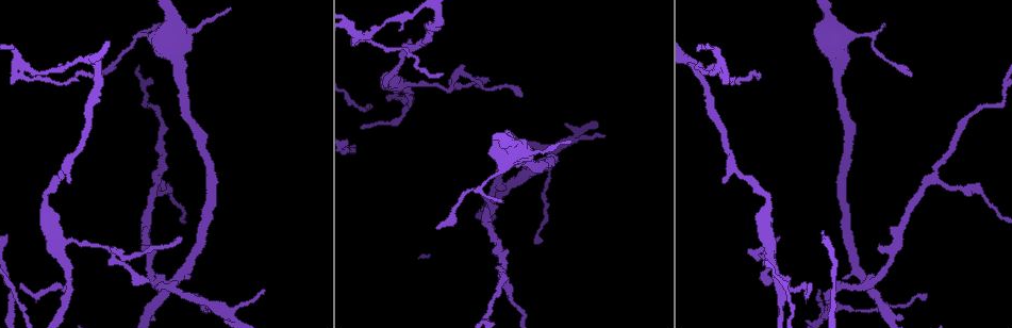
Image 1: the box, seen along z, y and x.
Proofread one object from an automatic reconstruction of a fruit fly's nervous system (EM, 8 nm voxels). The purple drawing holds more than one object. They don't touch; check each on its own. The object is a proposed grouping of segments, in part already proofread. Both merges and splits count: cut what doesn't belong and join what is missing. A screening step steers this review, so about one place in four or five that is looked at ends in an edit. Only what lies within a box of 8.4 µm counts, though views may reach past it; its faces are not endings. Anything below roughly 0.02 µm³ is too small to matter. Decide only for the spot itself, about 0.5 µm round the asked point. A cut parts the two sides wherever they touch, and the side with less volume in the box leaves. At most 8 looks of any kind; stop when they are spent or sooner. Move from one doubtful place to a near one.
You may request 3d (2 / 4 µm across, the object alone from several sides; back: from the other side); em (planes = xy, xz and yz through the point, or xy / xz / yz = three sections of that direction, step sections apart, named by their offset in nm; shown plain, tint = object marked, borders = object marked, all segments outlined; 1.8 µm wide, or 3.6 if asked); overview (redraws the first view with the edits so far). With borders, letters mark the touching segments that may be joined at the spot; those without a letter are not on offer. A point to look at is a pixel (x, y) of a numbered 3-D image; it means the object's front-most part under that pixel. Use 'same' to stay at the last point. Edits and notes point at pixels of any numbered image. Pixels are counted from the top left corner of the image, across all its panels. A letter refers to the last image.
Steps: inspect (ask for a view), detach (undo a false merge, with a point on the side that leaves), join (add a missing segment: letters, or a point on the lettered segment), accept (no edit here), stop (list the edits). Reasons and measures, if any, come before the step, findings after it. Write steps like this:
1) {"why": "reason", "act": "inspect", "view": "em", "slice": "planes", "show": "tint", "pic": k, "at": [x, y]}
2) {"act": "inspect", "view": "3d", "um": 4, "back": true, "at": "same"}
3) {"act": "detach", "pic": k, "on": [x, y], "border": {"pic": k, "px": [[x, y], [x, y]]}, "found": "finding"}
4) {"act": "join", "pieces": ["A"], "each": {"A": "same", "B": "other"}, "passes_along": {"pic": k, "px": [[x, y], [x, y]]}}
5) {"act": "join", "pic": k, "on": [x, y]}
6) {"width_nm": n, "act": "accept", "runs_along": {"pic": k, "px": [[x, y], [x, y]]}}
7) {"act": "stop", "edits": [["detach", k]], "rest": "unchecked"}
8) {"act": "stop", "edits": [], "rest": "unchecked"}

{"why": "abrupt turn", "act": "inspect", "view": "3d", "um": 4, "pic": 1, "at": [27, 69]}

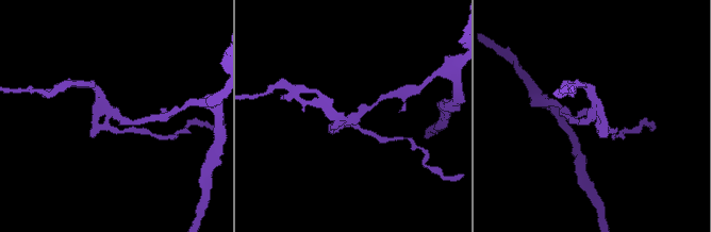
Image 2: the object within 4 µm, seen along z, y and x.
{"act": "inspect", "view": "em", "slice": "planes", "show": "borders", "pic": 2, "at": [590, 119]}

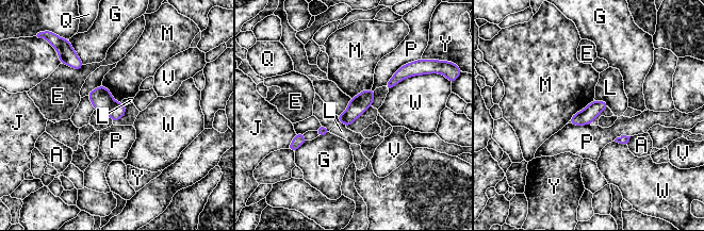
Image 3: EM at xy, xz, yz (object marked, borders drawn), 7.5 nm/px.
{"width_nm": 120, "act": "detach", "pic": 3, "on": [101, 98], "each": {"A": "other", "E": "other", "G": "other", "J": "other", "L": "other", "M": "other", "P": "other", "Q": "other", "V": "other", "W": "other", "Y": "other"}, "border": {"pic": 3, "px": [[114, 101], [105, 111]]}, "found": "two neurons meet here"}

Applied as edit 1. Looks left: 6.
{"act": "inspect", "view": "overview"}

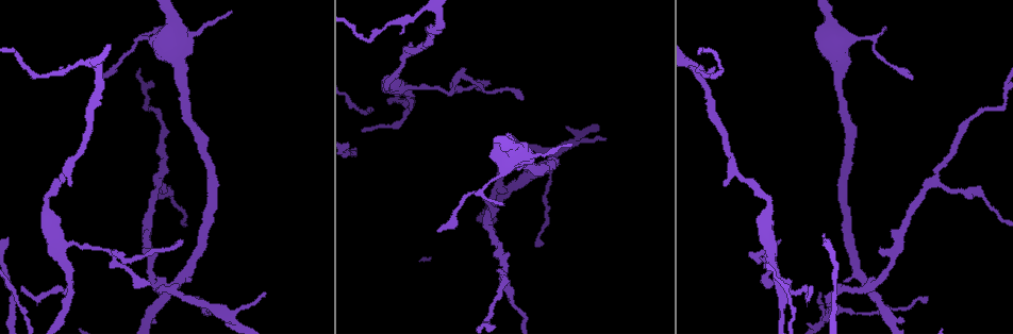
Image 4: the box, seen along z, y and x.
{"why": "looks like a crossing", "act": "inspect", "view": "em", "slice": "yz", "step": 8, "show": "plain", "pic": 4, "at": [868, 286]}

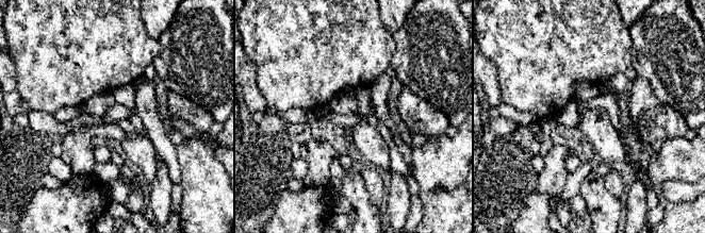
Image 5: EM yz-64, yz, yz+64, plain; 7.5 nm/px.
{"act": "inspect", "view": "em", "slice": "yz", "step": 8, "show": "borders", "at": "same"}

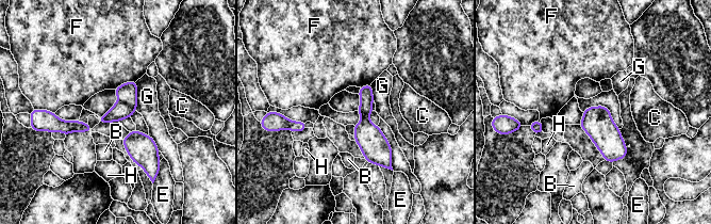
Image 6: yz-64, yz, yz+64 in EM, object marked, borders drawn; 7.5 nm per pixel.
{"width_nm": 150, "act": "detach", "pic": 6, "on": [119, 111], "each": {"B": "other", "C": "other", "E": "other", "F": "other", "G": "other", "H": "other"}, "found": "a second neuron is stuck on"}

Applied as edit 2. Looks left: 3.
{"act": "stop", "edits": [["detach", 3], ["detach", 6]], "rest": "unchecked"}

